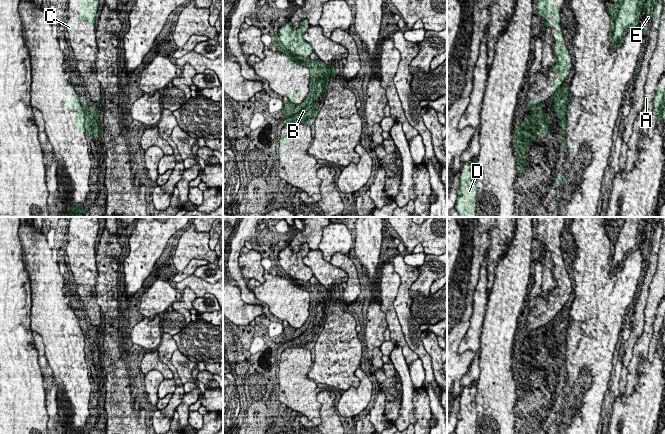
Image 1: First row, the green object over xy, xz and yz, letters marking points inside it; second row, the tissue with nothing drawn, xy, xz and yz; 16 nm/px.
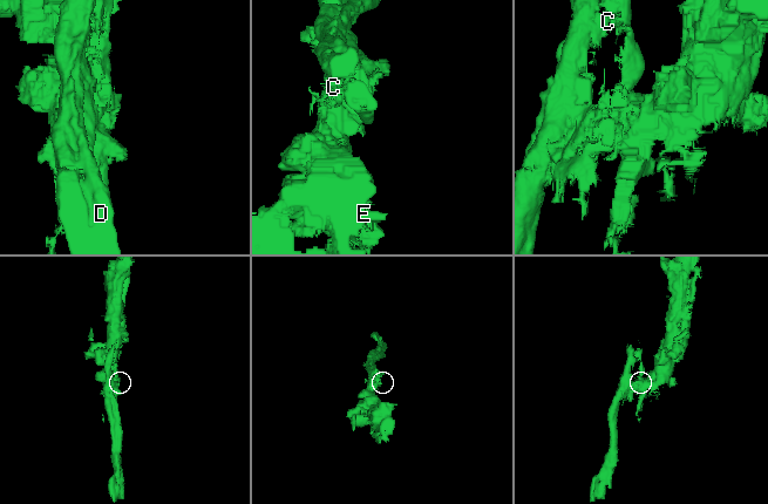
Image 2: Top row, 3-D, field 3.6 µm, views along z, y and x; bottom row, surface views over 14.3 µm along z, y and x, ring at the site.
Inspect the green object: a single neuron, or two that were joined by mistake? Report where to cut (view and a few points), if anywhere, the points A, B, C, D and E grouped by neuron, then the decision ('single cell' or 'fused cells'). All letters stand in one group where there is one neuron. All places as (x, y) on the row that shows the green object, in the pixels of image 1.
cut xy (86, 115), (90, 116), (97, 136); groups A B E / C D; fused cells

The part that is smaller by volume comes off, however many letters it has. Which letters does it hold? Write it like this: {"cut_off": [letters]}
{"cut_off": ["C", "D"]}

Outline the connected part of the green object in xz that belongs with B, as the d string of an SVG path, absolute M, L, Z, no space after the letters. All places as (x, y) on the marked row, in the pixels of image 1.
M319 83L309 84L309 93L301 104L294 104L288 98L282 104L282 123L287 124L305 124L315 120L320 112L320 108L315 107L315 98L319 96L321 85Z

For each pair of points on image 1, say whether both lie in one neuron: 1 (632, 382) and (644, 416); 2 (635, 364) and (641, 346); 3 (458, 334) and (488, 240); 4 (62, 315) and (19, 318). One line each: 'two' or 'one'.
1: two
2: one
3: one
4: two

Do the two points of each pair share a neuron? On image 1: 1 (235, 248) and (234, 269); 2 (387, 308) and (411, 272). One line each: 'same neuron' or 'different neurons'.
1: same neuron
2: different neurons

